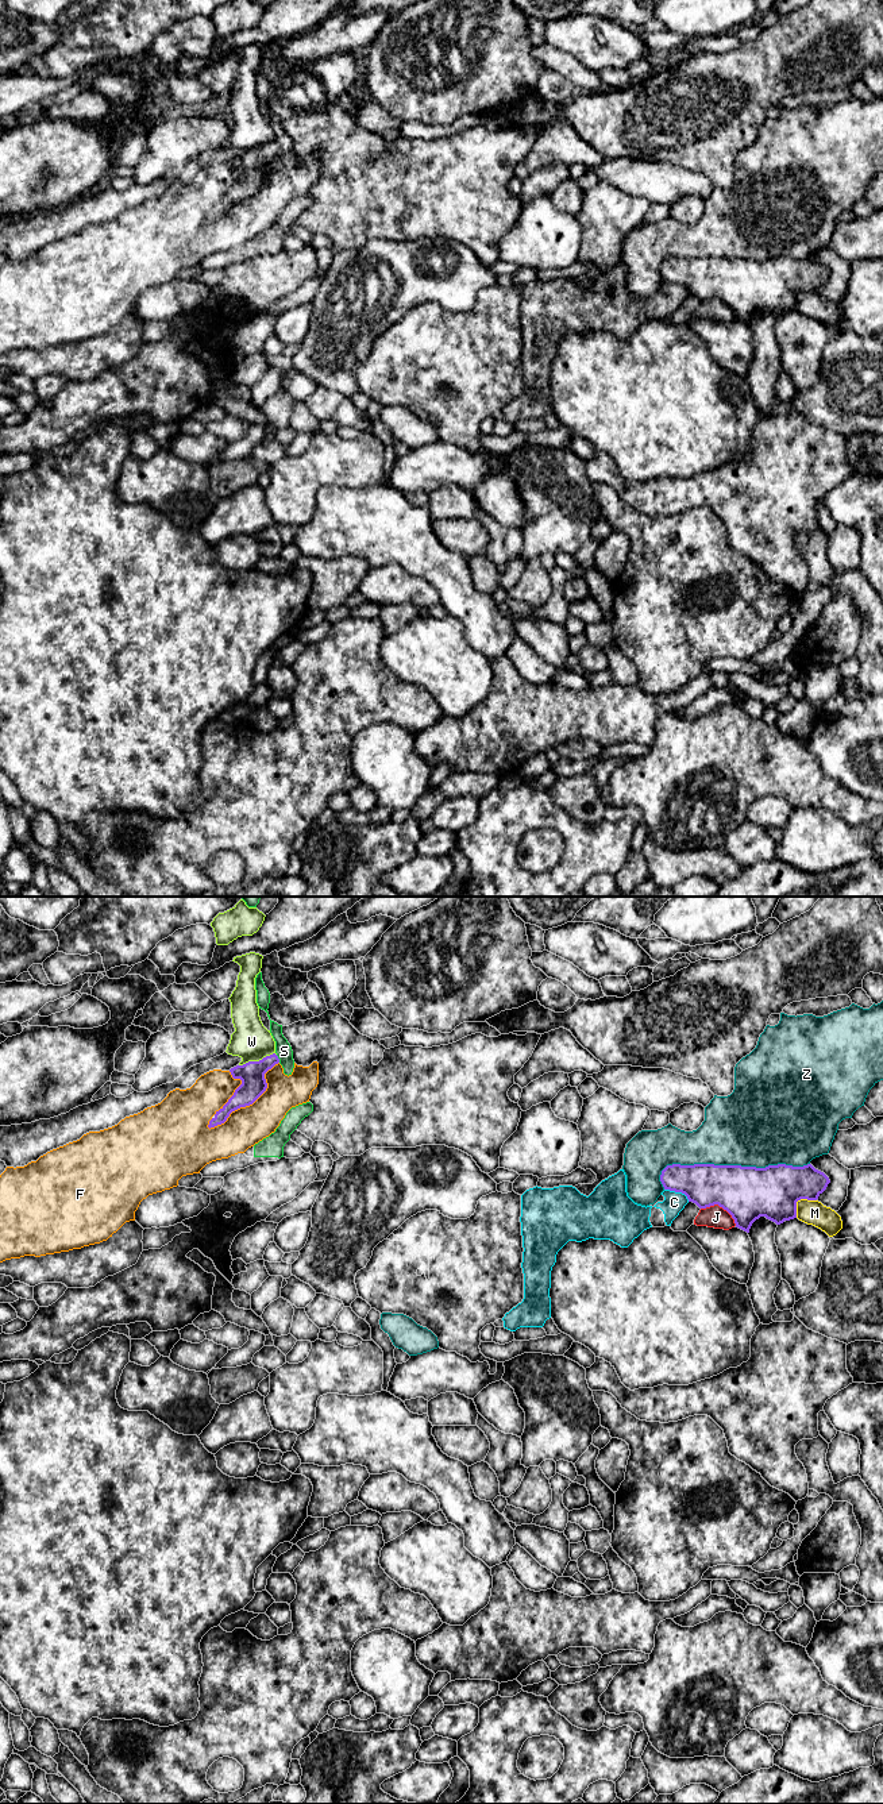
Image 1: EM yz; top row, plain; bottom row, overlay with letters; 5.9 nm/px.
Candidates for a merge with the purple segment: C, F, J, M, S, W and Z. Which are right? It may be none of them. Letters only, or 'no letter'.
W

